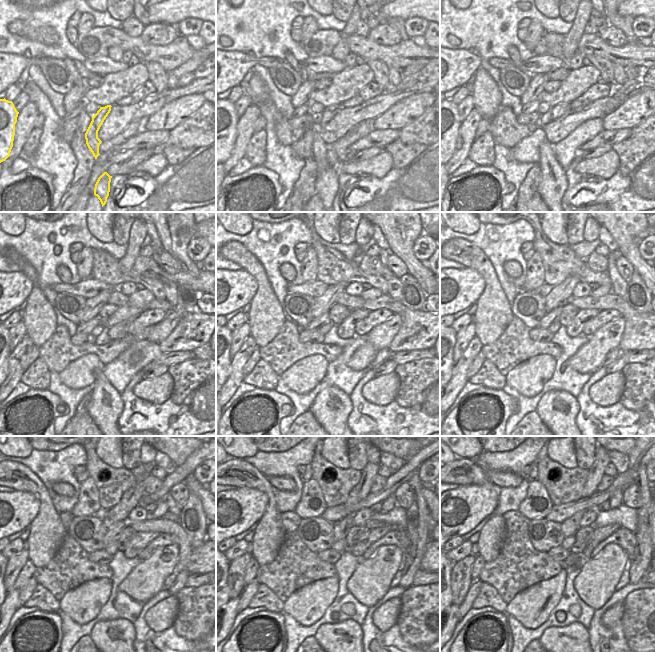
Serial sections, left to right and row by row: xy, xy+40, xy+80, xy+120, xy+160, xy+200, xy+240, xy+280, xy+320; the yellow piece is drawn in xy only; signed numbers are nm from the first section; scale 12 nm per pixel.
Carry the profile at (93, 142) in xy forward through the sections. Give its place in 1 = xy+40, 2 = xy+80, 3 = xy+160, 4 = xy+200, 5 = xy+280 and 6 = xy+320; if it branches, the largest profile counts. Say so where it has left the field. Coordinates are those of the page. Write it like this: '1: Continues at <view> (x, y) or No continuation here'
1: Continues at xy+40 (326, 185)
2: Continues at xy+80 (553, 184)
3: Continues at xy+160 (332, 406)
4: Continues at xy+200 (557, 409)
5: Continues at xy+280 (344, 639)
6: Continues at xy+320 (573, 639).

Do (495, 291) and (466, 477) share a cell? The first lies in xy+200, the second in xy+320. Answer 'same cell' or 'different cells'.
same cell

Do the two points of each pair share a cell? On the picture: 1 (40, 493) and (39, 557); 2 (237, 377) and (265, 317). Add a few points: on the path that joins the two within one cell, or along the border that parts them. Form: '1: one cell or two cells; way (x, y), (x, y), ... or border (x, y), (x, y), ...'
1: one cell; way (44, 509), (43, 541)
2: two cells; border (250, 334), (258, 346)

